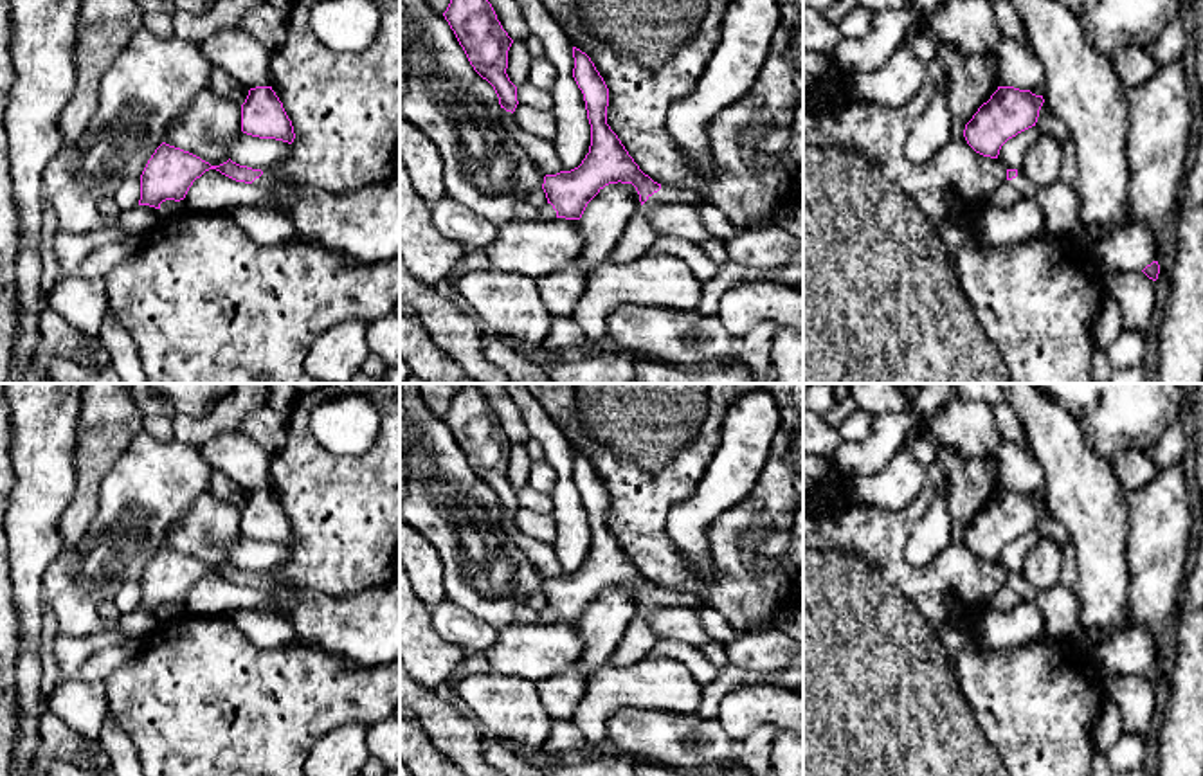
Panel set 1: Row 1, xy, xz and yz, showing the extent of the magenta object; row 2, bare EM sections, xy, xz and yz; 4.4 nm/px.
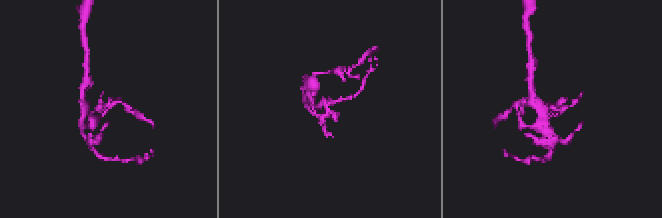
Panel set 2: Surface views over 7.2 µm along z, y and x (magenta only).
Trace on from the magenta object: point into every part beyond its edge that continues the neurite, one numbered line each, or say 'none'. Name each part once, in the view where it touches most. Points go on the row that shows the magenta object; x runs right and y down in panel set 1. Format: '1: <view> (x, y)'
1: xz (638, 236)

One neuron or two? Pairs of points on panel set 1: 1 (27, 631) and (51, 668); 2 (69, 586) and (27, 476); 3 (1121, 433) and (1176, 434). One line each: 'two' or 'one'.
1: two
2: two
3: two

